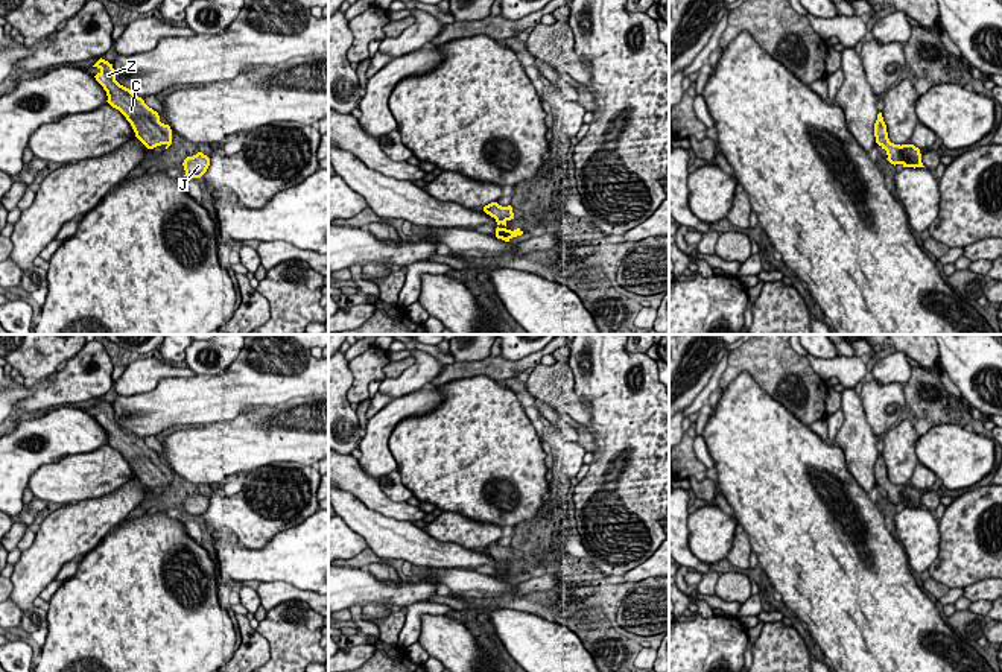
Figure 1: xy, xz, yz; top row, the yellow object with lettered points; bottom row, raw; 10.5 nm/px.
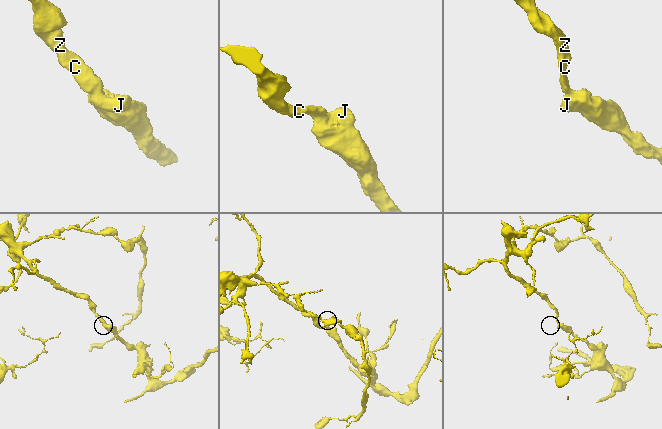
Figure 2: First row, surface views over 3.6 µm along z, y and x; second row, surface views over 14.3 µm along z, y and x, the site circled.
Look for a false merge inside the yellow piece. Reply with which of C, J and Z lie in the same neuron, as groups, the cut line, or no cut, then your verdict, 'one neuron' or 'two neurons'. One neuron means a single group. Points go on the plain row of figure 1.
C J Z; no cut; one neuron

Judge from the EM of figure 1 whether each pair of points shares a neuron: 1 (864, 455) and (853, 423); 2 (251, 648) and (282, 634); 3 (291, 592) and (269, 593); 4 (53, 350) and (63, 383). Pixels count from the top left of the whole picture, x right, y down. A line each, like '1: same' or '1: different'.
1: same
2: different
3: same
4: different

